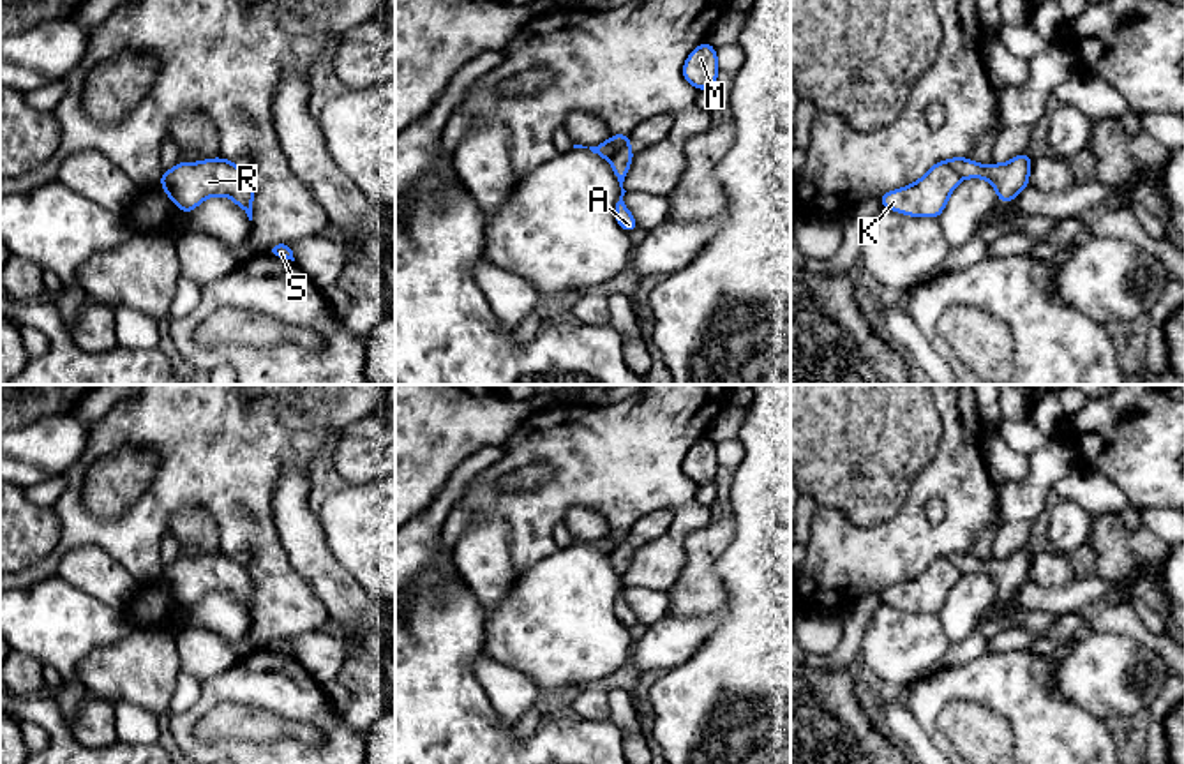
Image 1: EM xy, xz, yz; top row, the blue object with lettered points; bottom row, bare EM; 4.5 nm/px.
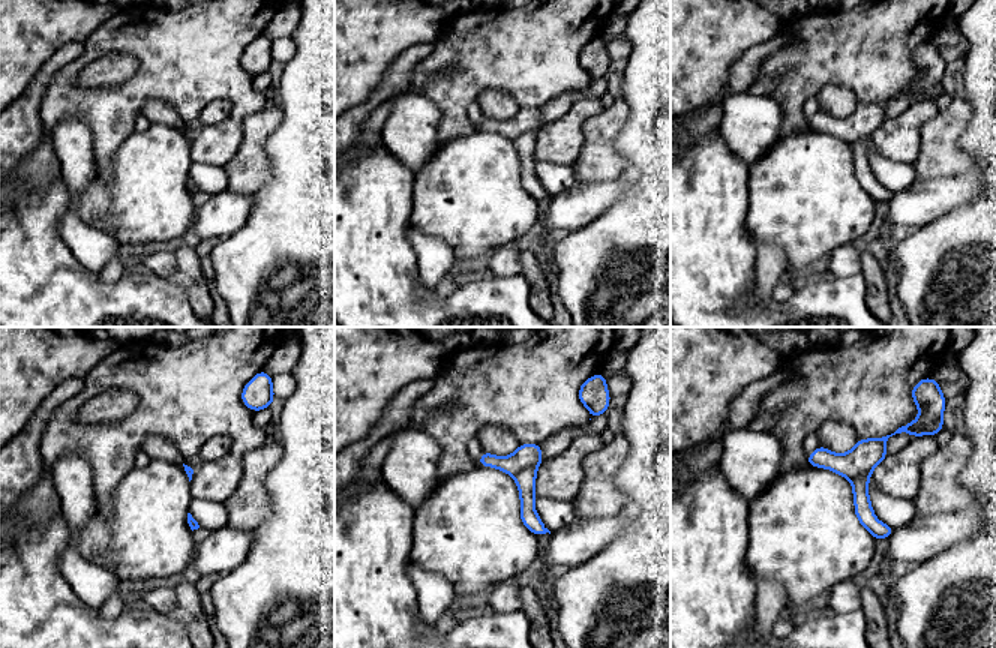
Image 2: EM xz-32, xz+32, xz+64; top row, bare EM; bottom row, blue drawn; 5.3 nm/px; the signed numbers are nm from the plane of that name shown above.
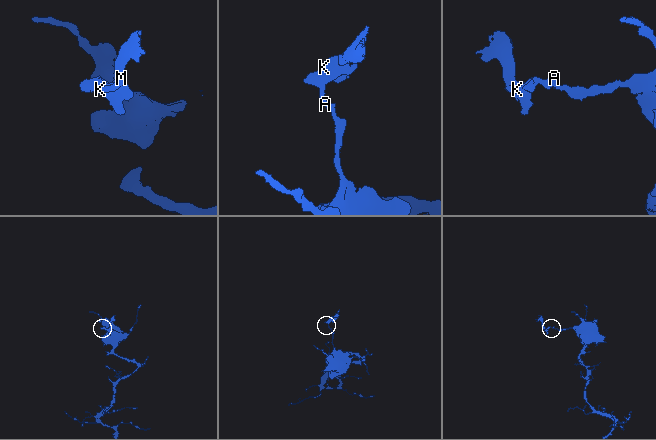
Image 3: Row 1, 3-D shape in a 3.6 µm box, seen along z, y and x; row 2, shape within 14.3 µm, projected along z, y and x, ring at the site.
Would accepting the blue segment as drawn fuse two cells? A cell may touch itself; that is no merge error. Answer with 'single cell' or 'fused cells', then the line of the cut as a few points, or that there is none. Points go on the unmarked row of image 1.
fused cells; cut in yz along (946, 556), (962, 572)

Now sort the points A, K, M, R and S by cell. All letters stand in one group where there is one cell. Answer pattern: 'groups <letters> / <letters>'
groups A / K M R S

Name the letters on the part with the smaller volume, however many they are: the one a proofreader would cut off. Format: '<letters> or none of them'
K, M, R, S

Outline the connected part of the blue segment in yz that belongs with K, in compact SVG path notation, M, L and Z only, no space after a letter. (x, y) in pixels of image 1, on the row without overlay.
M948 556L935 558L916 579L881 589L882 603L939 614L962 572Z

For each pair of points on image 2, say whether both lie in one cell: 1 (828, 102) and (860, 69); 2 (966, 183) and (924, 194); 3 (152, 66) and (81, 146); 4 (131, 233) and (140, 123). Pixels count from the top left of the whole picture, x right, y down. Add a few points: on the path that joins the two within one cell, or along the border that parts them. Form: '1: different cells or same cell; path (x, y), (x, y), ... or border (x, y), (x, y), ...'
1: different cells; border (816, 95), (825, 86), (843, 84), (858, 102)
2: same cell; path (956, 191), (935, 194)
3: different cells; border (59, 122), (81, 119), (89, 126), (98, 168)
4: different cells; border (152, 125), (134, 132)

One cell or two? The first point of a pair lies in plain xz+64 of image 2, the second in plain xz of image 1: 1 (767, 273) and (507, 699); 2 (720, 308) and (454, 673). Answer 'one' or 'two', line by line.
1: one
2: one

